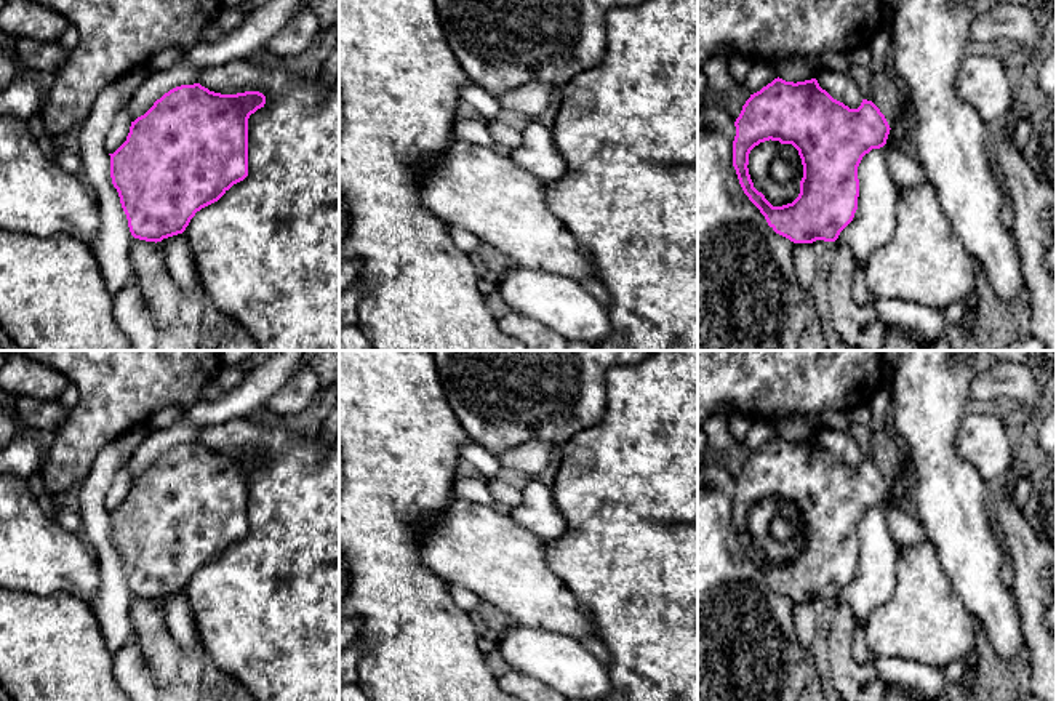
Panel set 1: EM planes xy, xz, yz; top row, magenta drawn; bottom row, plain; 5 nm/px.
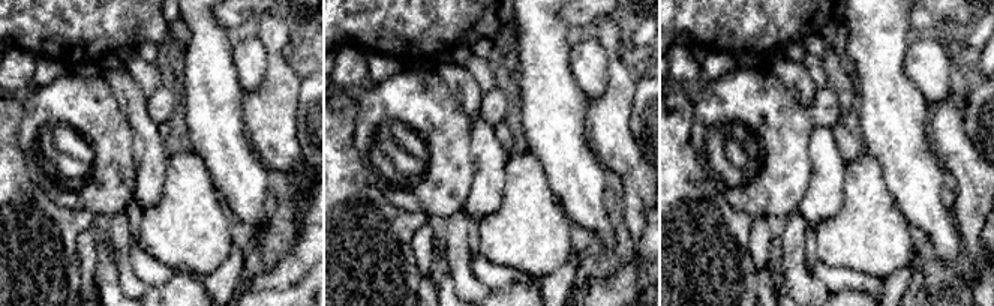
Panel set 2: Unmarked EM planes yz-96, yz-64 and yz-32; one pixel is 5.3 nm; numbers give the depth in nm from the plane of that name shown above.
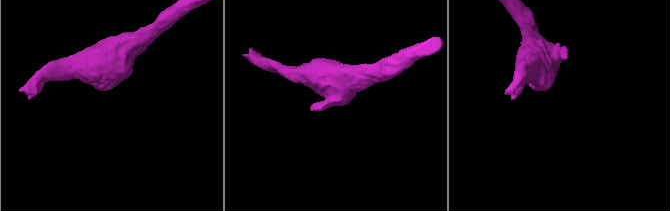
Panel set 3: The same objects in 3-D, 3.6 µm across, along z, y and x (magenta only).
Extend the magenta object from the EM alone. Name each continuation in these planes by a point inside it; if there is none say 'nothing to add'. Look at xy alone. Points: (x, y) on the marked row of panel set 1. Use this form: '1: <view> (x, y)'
nothing to add

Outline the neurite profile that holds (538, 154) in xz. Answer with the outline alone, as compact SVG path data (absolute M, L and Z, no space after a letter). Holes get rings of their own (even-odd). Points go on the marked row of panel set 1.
M531 122L523 128L523 141L512 150L510 158L531 176L547 182L558 179L566 168L550 128L538 122Z

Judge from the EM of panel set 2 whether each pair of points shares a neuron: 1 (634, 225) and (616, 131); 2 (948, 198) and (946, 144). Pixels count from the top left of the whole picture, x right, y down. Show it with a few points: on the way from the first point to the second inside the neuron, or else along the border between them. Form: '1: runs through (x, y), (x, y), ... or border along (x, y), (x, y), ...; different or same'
1: runs through (634, 201), (634, 171), (621, 155); same
2: border along (957, 194), (954, 204); different

